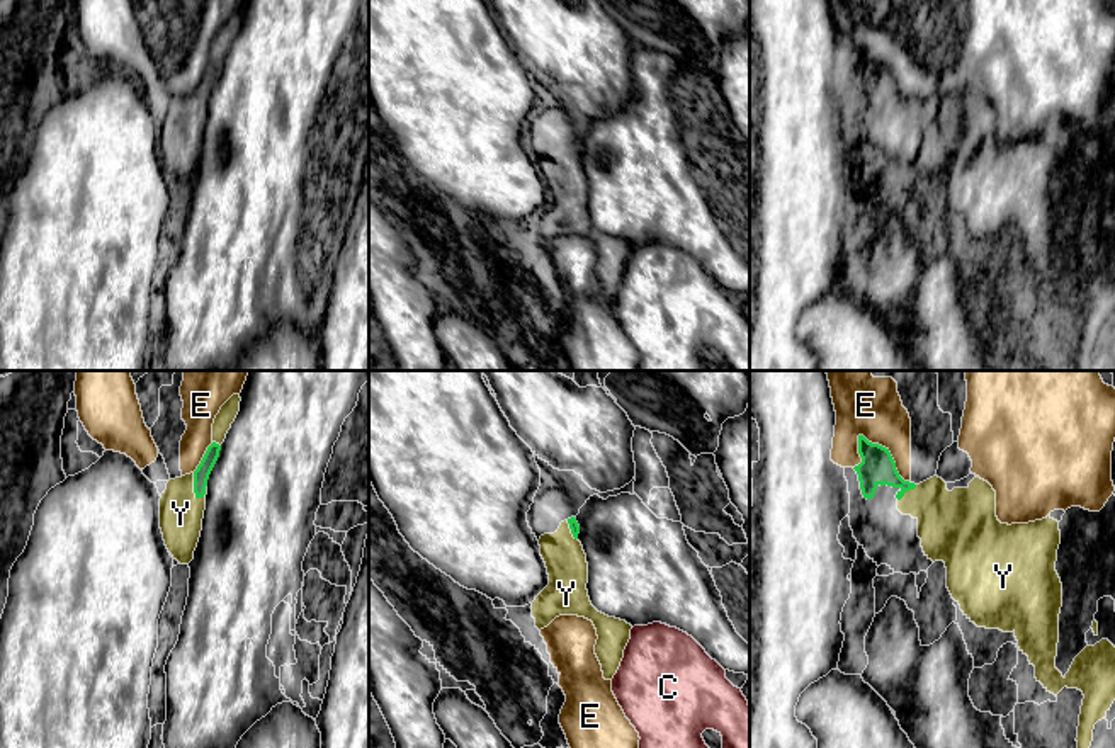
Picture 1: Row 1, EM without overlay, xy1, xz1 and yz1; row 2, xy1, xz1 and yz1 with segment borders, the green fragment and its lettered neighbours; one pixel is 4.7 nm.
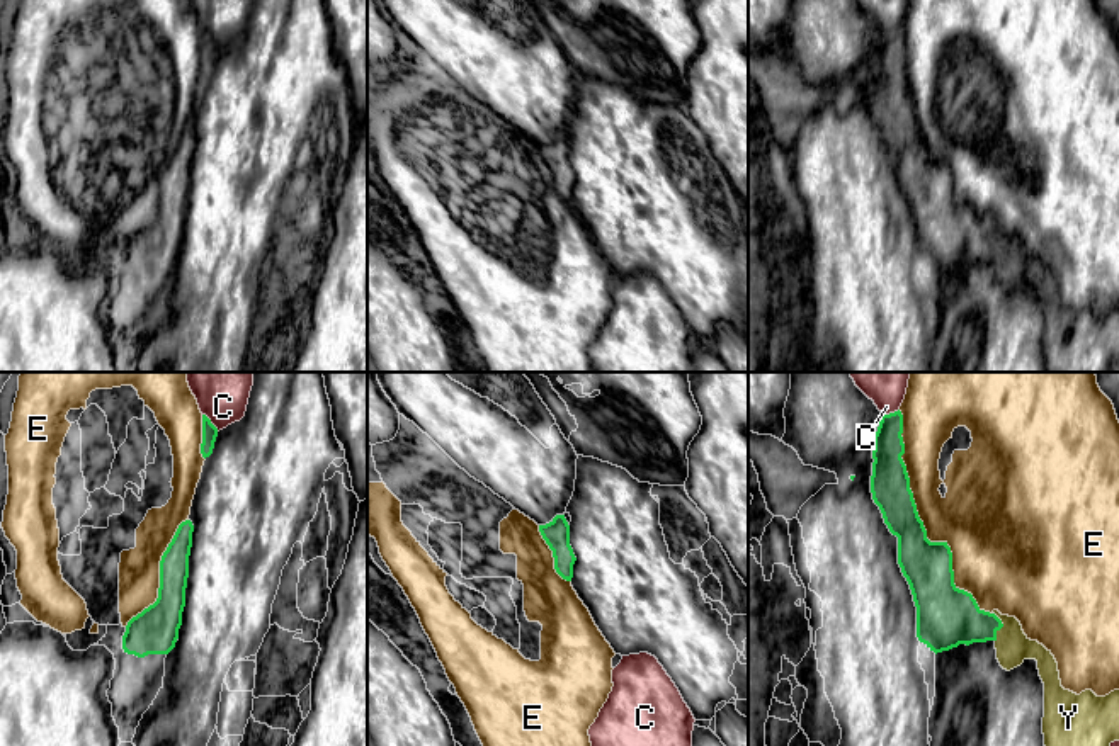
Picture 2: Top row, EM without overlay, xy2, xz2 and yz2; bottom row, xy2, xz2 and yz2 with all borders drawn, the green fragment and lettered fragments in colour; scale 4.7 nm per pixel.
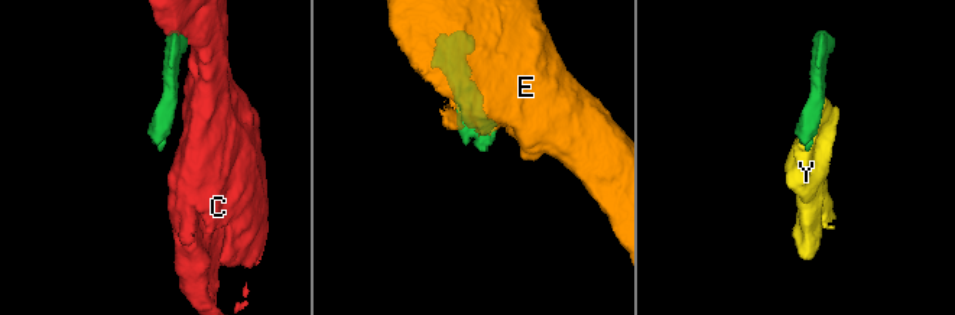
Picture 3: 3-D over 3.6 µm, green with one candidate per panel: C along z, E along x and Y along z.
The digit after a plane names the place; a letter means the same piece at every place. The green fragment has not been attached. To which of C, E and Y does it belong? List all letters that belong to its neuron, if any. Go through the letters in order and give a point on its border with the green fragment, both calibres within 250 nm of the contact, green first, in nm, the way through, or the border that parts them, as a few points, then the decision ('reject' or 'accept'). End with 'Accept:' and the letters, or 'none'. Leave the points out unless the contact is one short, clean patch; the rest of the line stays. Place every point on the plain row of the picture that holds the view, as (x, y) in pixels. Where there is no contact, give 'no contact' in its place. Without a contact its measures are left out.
C: contact xy2 (210, 41); calibres 80 and 200 nm; border xy2 (203, 33), (218, 50); reject
E: contact yz2 (922, 141); calibres 240 and 360 nm; reject
Y: contact xy1 (194, 106); calibres 80 and 200 nm; way xy1 (201, 94), (194, 106), (186, 114), (181, 133); accept
Accept: Y

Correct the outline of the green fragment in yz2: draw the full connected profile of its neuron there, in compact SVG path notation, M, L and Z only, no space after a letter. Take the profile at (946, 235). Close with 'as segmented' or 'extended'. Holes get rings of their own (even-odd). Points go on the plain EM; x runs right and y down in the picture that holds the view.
M895 31L883 34L874 54L871 112L879 126L889 151L898 156L898 184L906 197L917 226L917 257L930 270L942 272L959 263L993 260L997 279L1007 291L1020 285L1025 279L1036 279L1044 302L1042 353L1046 372L1109 372L1109 365L1119 360L1119 309L1097 316L1092 309L1080 314L1061 306L1058 282L1051 270L1037 260L1031 260L1015 236L998 229L985 231L971 212L954 204L952 172L947 161L930 161L918 136L910 97L901 78L903 34Z; extended

